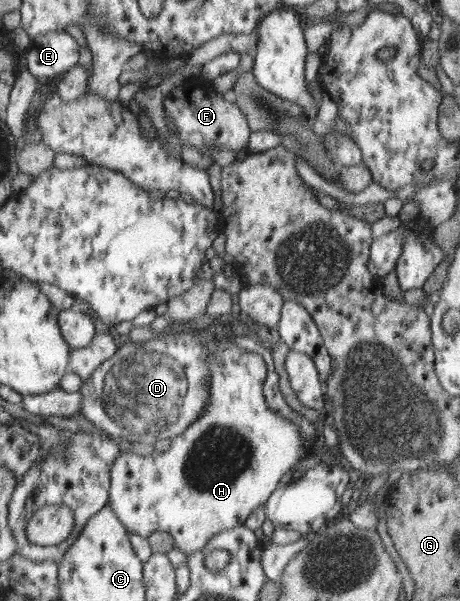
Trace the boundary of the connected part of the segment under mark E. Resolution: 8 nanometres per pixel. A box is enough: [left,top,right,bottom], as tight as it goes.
[25,30,79,79]

